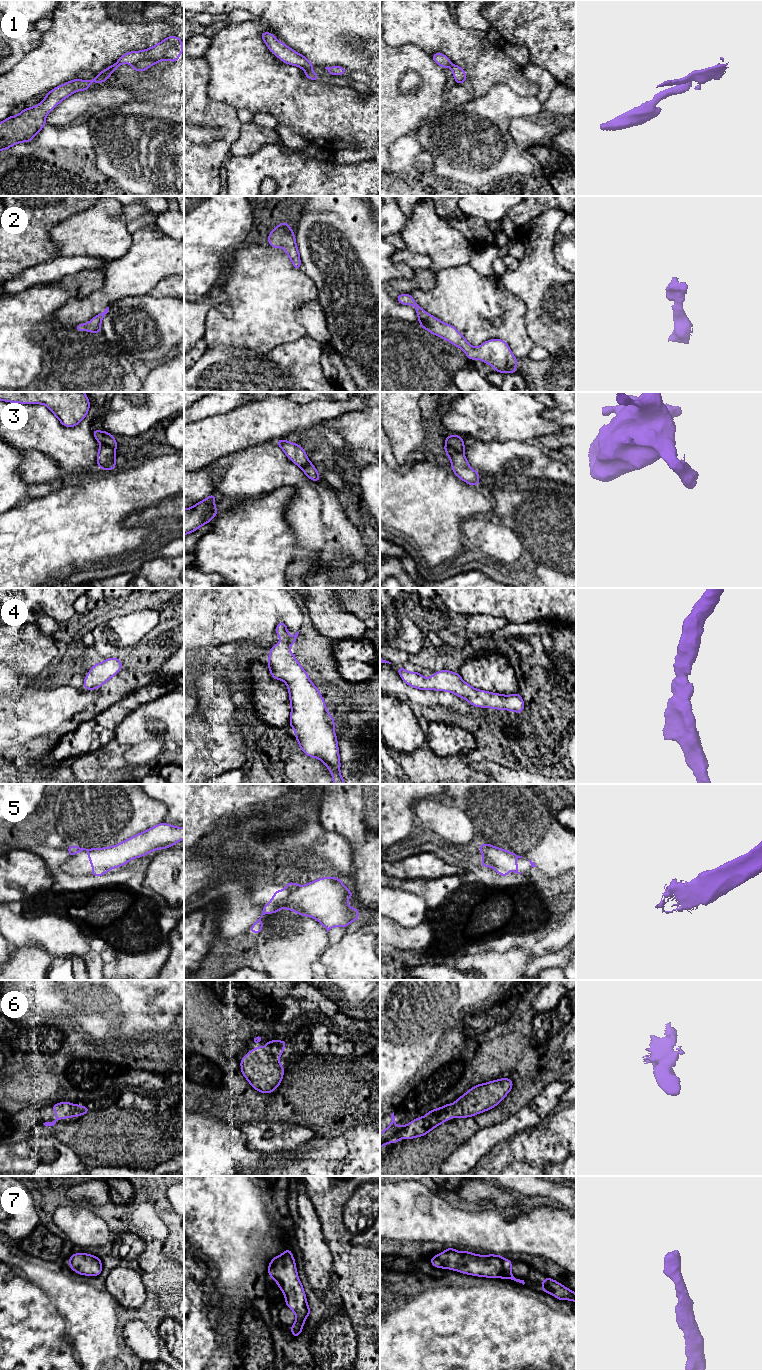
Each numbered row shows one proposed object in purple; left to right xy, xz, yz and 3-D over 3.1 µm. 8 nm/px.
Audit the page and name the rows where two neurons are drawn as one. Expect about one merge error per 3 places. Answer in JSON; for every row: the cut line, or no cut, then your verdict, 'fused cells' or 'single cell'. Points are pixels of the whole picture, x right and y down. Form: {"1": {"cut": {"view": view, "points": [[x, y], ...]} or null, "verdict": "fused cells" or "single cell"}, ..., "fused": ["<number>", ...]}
{"1": {"cut": null, "verdict": "single cell"}, "2": {"cut": null, "verdict": "single cell"}, "3": {"cut": {"view": "yz", "points": [[446, 443], [462, 453]]}, "verdict": "fused cells"}, "4": {"cut": null, "verdict": "single cell"}, "5": {"cut": null, "verdict": "single cell"}, "6": {"cut": null, "verdict": "single cell"}, "7": {"cut": null, "verdict": "single cell"}, "fused": ["3"]}

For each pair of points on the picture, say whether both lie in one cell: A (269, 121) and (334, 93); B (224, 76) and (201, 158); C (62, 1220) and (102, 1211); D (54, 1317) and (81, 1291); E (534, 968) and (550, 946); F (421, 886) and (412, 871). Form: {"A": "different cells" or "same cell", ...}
{"A": "different cells", "B": "different cells", "C": "different cells", "D": "same cell", "E": "different cells", "F": "different cells"}

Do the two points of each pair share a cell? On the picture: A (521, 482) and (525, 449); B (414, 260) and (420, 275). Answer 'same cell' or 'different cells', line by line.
A: different cells
B: different cells

